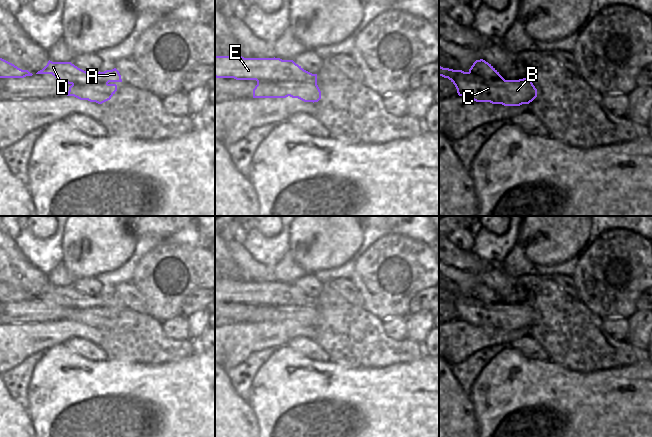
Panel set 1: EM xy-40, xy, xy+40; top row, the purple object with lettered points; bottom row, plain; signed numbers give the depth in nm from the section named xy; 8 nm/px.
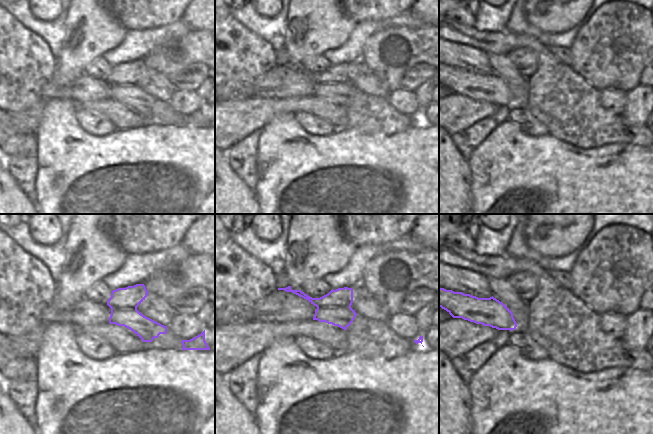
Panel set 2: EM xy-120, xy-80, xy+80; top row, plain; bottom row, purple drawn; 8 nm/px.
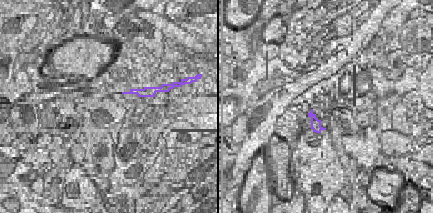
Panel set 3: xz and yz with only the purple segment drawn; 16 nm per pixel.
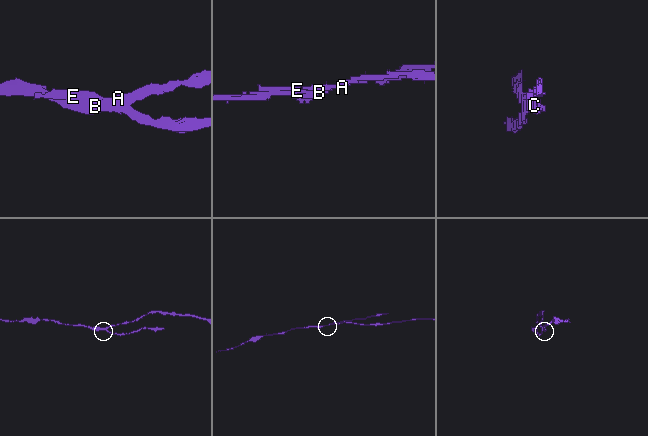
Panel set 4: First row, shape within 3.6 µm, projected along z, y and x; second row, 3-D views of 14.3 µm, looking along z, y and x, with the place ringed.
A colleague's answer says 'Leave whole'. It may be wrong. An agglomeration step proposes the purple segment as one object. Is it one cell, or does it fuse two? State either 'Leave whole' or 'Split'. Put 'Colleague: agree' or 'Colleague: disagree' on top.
Colleague: disagree
Split.

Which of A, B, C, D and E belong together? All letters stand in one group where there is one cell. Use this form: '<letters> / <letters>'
A D E / B C

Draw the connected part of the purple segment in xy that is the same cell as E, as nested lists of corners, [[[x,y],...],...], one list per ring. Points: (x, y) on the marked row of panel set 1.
[[[215,56],[215,77],[257,82],[317,82],[317,74],[304,70],[293,60]]]

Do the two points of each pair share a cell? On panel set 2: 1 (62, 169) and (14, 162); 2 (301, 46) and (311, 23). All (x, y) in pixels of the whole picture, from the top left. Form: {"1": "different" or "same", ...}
{"1": "different", "2": "same"}

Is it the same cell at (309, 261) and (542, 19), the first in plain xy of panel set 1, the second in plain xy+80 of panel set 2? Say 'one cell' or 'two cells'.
one cell

